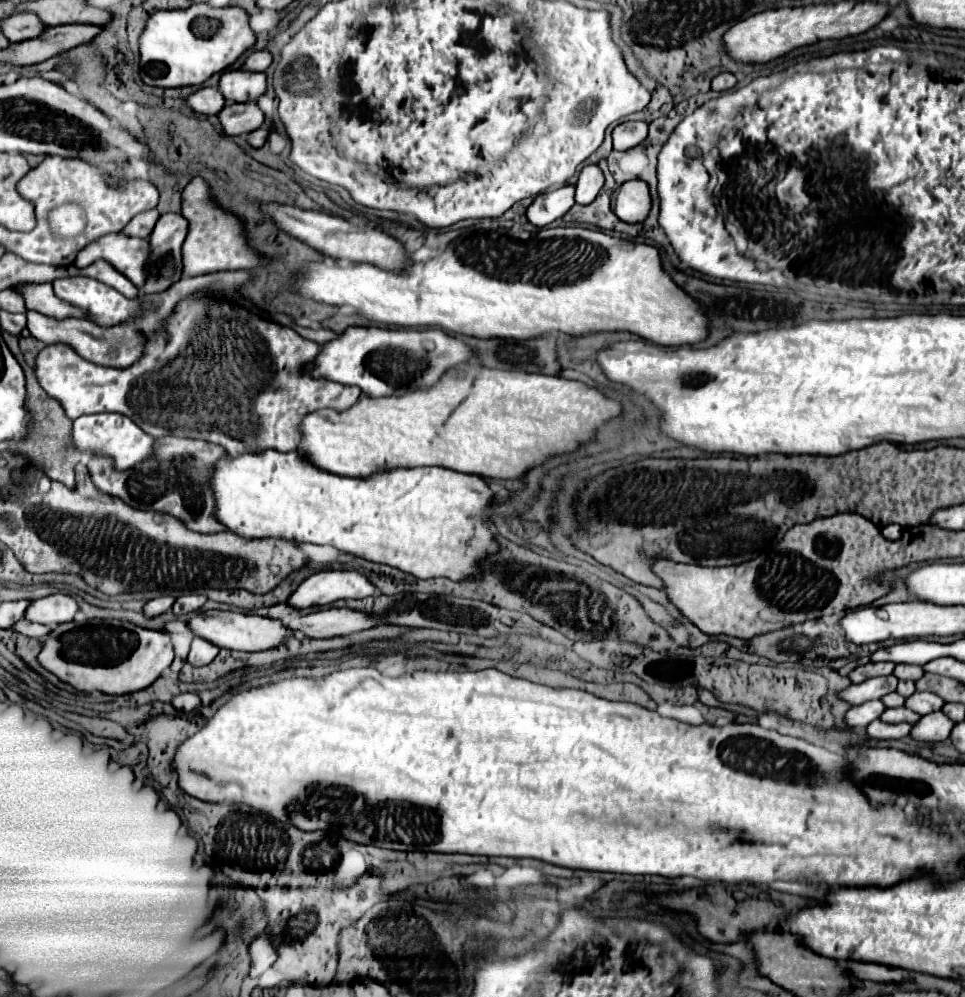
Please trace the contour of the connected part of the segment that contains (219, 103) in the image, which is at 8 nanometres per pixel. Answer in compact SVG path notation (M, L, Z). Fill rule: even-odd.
M202 88L194 94L190 94L186 98L188 106L198 112L198 114L218 114L224 106L226 106L226 100L224 96L220 96L220 92L216 88Z

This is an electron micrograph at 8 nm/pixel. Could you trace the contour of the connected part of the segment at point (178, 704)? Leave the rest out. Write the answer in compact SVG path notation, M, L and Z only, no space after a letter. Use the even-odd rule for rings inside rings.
M178 694L172 700L172 706L176 710L182 710L182 712L194 712L196 708L202 706L202 702L200 702L200 696L198 694Z

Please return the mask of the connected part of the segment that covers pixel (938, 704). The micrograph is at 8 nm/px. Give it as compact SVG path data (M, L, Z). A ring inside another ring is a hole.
M914 692L906 700L904 706L910 708L912 712L924 716L924 714L930 714L934 710L940 710L944 706L944 700L940 696L936 696L936 694L932 694L932 692Z

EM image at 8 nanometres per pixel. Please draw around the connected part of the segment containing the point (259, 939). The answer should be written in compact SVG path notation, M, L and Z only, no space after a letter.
M262 932L260 936L256 936L250 946L248 946L248 954L250 954L250 976L252 978L258 978L262 972L266 972L278 958L278 950L276 946L272 944L272 938Z

